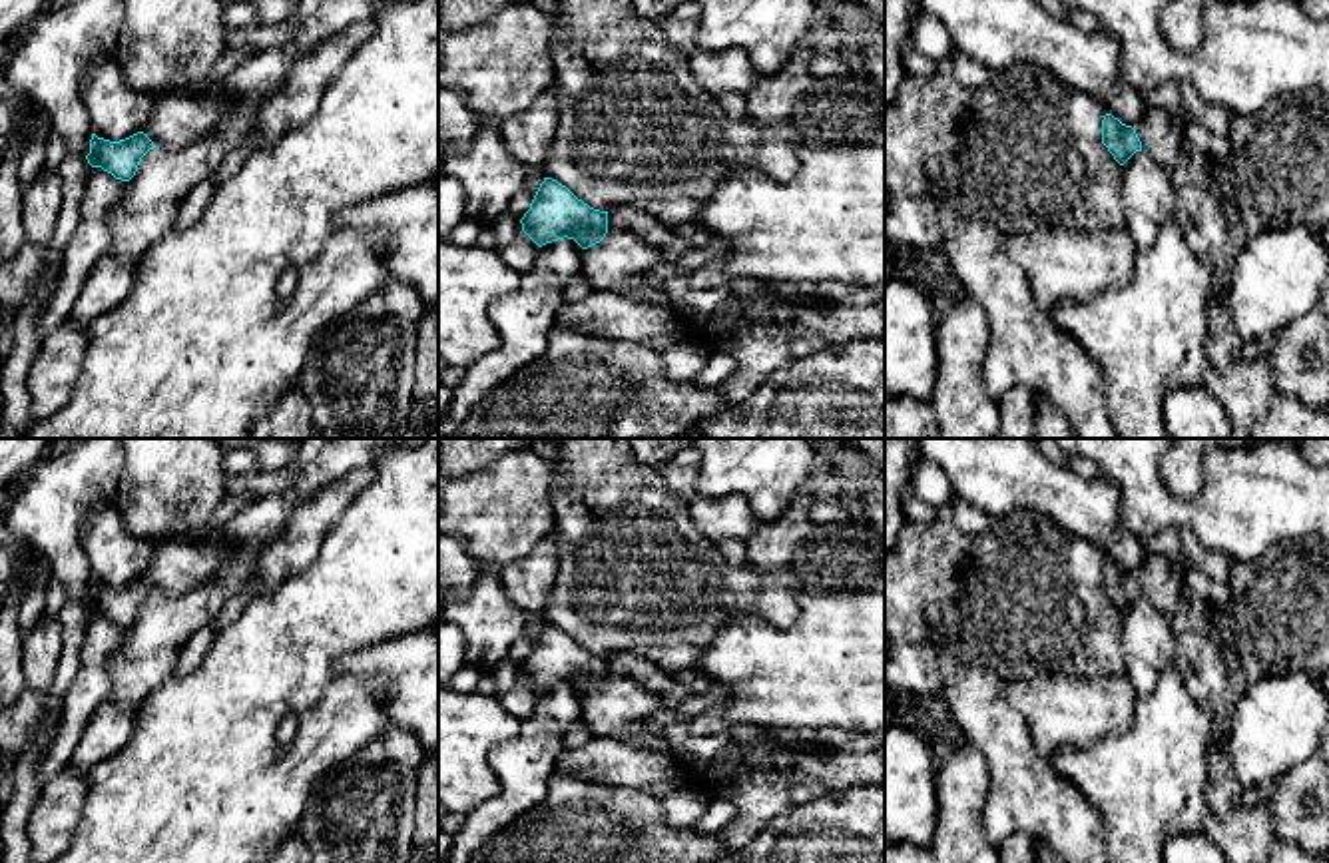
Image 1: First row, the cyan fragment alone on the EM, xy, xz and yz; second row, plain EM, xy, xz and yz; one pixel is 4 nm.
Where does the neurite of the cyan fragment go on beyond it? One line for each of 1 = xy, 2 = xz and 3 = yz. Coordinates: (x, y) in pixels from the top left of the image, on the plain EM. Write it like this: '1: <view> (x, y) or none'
1: xy (176, 567)
2: xz (610, 712)
3: yz (1162, 580)

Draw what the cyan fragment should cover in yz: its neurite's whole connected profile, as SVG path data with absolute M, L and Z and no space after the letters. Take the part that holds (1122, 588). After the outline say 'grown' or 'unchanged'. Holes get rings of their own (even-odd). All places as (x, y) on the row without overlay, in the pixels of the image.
M1182 552L1178 562L1152 556L1134 574L1122 570L1112 560L1106 560L1102 566L1102 590L1120 612L1124 612L1136 598L1144 596L1162 614L1172 618L1178 608L1188 570L1190 560L1186 552Z; grown

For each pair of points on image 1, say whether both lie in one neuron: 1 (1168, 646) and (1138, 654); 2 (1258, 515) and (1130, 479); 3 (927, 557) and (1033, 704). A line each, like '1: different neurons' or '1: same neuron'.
1: same neuron
2: same neuron
3: different neurons

